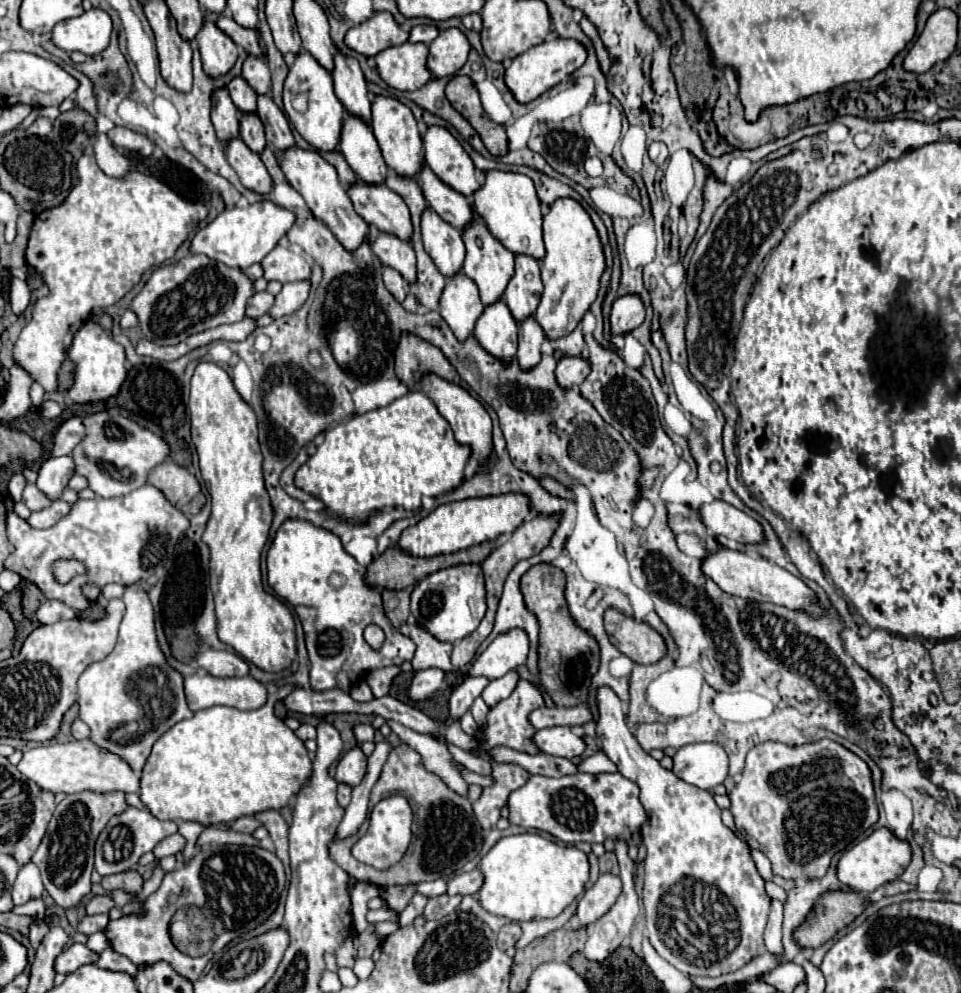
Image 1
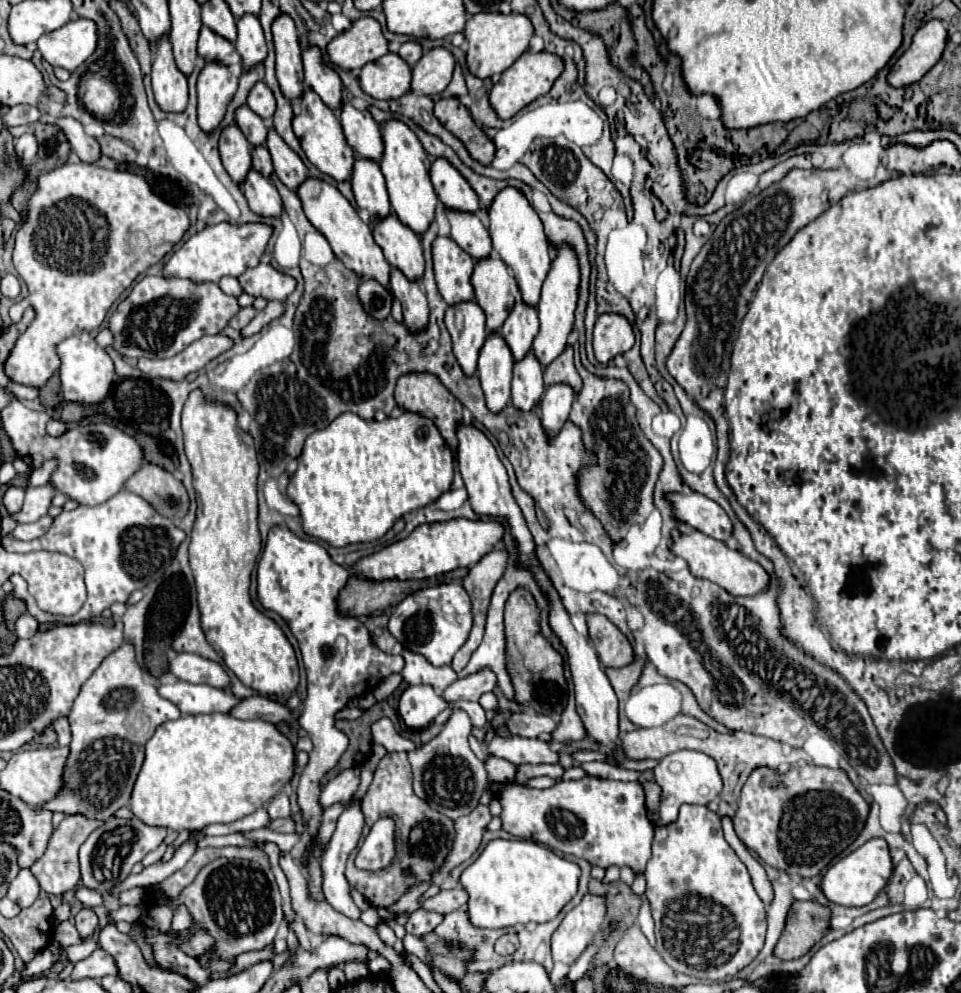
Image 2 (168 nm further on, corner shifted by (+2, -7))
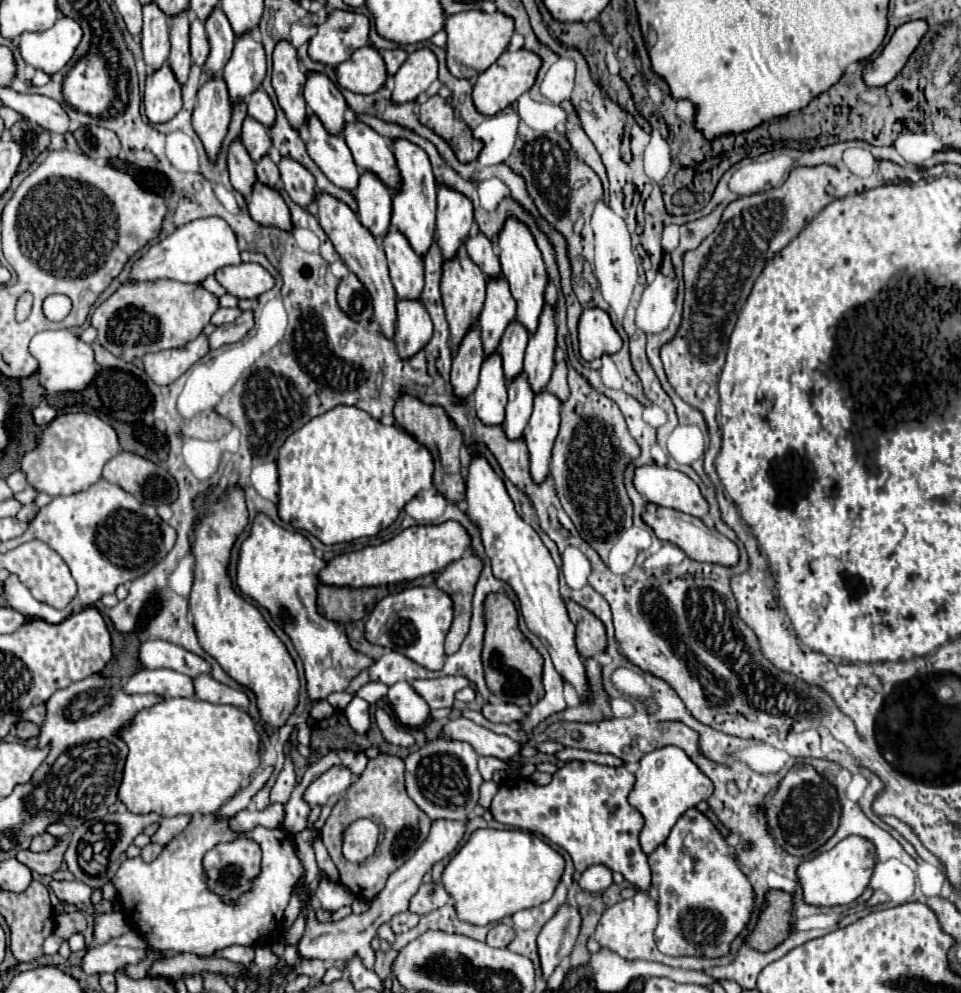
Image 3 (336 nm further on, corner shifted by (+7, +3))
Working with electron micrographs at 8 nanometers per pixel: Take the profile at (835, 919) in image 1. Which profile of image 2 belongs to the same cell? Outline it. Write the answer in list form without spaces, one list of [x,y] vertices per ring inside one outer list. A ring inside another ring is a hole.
[[[793,902],[781,938],[775,946],[779,960],[793,960],[809,952],[819,942],[829,926],[829,910],[817,902]]]

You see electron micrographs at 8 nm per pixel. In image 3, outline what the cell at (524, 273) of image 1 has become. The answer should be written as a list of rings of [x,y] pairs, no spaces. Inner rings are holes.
[[[510,322],[510,326],[506,328],[502,340],[500,340],[500,356],[504,362],[504,374],[506,378],[514,378],[516,374],[522,372],[522,358],[524,358],[524,350],[526,350],[526,342],[528,342],[528,330],[520,324],[520,322]]]

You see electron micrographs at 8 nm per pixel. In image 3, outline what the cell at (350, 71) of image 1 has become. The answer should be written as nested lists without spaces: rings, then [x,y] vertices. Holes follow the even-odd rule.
[[[360,120],[346,122],[346,130],[342,134],[352,150],[354,162],[362,170],[374,172],[390,190],[400,188],[400,174],[394,164],[394,154],[384,136]]]

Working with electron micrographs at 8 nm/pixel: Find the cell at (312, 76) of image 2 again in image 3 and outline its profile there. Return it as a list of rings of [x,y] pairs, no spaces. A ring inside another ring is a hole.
[[[308,72],[304,98],[308,108],[322,120],[330,134],[340,134],[344,128],[346,100],[338,86],[322,72]]]

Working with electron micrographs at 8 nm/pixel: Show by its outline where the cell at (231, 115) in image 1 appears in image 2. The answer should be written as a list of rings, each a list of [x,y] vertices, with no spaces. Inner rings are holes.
[[[231,124],[221,132],[219,152],[223,166],[233,178],[233,182],[243,184],[251,170],[251,146],[247,144],[247,138],[237,124]]]

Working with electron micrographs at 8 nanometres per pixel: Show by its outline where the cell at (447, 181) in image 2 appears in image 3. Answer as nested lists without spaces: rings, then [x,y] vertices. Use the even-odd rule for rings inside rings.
[[[438,184],[438,218],[436,238],[444,258],[452,258],[470,234],[474,216],[472,202],[462,192]]]

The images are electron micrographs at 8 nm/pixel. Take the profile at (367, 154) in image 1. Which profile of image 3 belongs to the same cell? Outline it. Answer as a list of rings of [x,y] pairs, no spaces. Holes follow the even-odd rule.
[[[368,170],[360,174],[358,188],[354,190],[356,202],[358,202],[358,218],[360,222],[376,236],[384,236],[390,228],[390,216],[392,216],[392,200],[390,190],[374,178]]]

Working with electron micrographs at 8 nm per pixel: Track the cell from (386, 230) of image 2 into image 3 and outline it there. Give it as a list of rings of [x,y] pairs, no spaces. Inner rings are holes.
[[[390,228],[382,238],[382,246],[390,266],[390,278],[398,298],[420,298],[424,288],[424,266],[422,256],[410,250],[404,234]]]

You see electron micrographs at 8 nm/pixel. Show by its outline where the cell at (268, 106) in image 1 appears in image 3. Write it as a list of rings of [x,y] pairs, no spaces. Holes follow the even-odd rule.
[[[282,156],[278,162],[278,170],[280,170],[280,178],[284,184],[284,190],[290,194],[290,198],[308,208],[316,196],[314,190],[314,176],[308,172],[308,168],[304,168],[300,162],[296,162],[294,158]]]

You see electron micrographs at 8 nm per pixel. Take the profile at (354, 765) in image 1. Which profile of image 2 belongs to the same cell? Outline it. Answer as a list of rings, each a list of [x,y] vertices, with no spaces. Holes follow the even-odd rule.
[[[359,768],[343,770],[333,780],[329,780],[327,786],[321,788],[321,794],[319,794],[321,808],[325,810],[337,802],[347,802],[355,794],[357,786],[359,786]]]

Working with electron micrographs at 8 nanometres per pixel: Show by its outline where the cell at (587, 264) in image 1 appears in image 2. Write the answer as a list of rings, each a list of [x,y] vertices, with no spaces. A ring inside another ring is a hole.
[[[559,246],[557,252],[555,252],[553,266],[547,274],[547,280],[543,282],[541,300],[539,300],[539,306],[537,306],[541,330],[539,330],[537,338],[533,340],[533,354],[543,368],[549,366],[565,350],[567,336],[573,330],[573,320],[575,320],[573,312],[575,312],[575,306],[577,306],[577,290],[579,290],[577,256],[569,246]]]

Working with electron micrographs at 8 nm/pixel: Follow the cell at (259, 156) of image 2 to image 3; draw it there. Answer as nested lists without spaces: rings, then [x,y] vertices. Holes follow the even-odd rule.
[[[270,156],[260,158],[260,160],[256,162],[256,176],[258,176],[260,182],[264,182],[264,184],[268,184],[268,186],[272,186],[272,188],[276,188],[278,182],[280,182],[278,166],[270,160]]]

